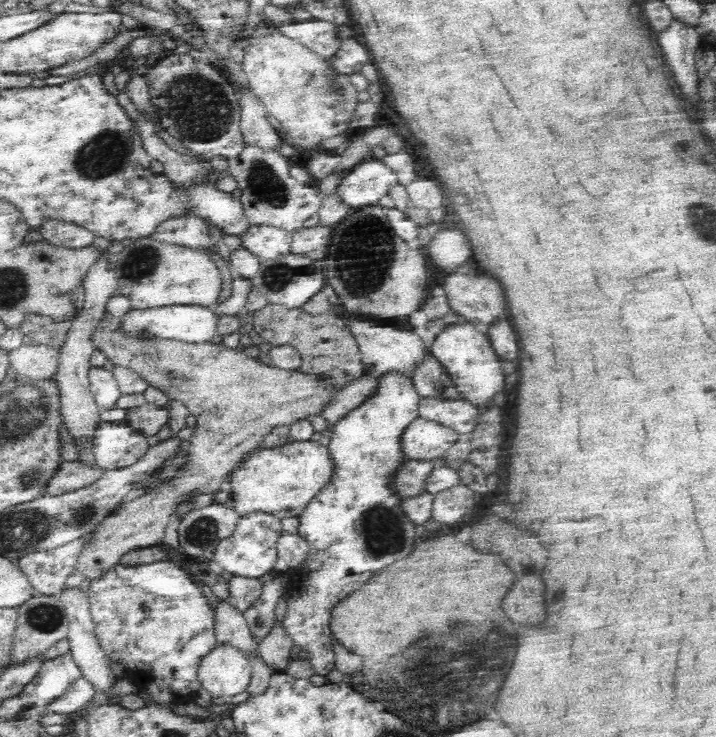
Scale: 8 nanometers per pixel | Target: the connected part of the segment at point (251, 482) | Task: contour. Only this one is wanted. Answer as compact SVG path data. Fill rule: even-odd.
M303 440L263 449L246 461L232 476L234 508L238 514L267 512L279 519L299 517L310 501L326 490L336 476L336 461L330 447Z

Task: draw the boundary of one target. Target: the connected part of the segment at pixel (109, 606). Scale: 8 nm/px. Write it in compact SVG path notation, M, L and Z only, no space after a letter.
M172 561L134 566L119 563L92 580L87 598L100 649L112 662L122 664L130 672L136 672L136 676L142 680L139 687L152 690L152 700L160 700L154 698L154 694L158 696L158 692L160 696L162 692L190 696L202 690L202 683L197 677L199 662L219 642L215 638L212 606L203 596L201 588L190 580L182 567Z

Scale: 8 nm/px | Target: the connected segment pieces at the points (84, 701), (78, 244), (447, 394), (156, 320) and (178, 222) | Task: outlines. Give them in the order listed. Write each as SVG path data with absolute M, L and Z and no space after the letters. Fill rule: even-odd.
M80 675L51 705L51 711L72 716L87 707L94 693L95 688L92 682L86 676Z
M53 219L48 220L39 231L42 233L42 239L66 248L86 248L96 240L96 236L82 226Z
M426 349L415 361L410 372L420 397L459 398L455 385L431 349Z
M182 305L152 308L152 310L130 310L122 317L124 329L138 337L160 337L188 344L210 342L217 334L218 315L208 305Z
M186 207L181 213L168 215L166 220L158 222L156 228L146 238L156 242L184 246L204 253L214 260L212 252L219 252L218 238L210 232L213 221L206 215L196 213L192 207Z

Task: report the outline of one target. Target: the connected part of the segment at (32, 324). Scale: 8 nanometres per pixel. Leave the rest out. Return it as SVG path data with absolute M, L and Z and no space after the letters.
M26 316L20 332L23 337L28 336L32 344L48 345L60 349L68 340L70 322L52 322L43 316Z

